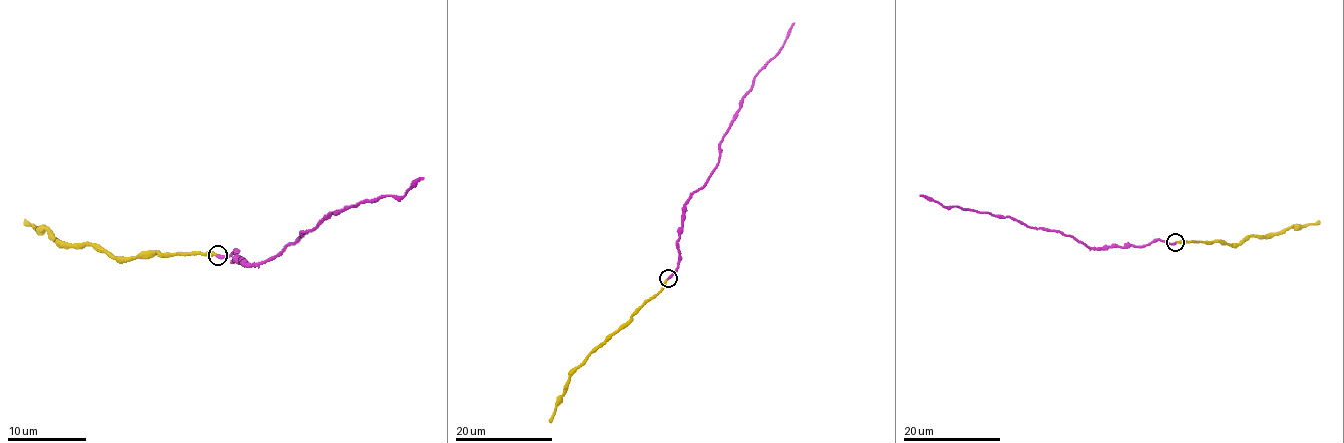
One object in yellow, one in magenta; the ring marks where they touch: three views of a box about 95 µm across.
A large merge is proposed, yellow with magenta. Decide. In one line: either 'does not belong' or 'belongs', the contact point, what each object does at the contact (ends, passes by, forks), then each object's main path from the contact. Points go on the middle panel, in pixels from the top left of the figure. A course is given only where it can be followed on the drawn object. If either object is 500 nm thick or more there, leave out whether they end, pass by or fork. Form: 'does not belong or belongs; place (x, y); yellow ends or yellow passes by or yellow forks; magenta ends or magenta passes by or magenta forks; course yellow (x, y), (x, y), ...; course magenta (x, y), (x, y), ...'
belongs; place (668, 278); yellow ends; magenta ends; course yellow (668, 279), (665, 285), (601, 343), (570, 377), (550, 423); course magenta (668, 279), (677, 267), (683, 205), (718, 161), (720, 141), (741, 97), (795, 22)

